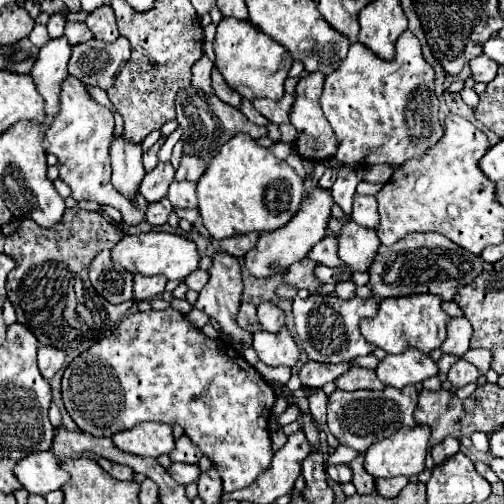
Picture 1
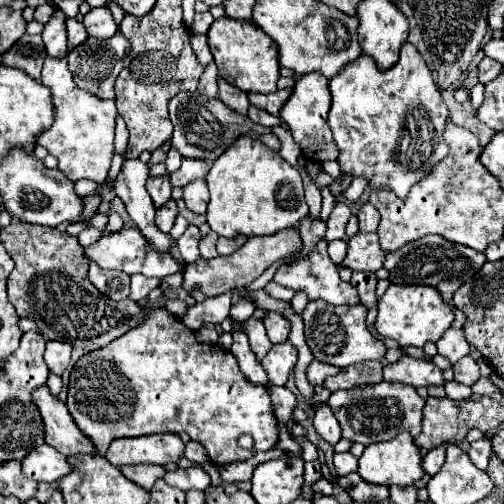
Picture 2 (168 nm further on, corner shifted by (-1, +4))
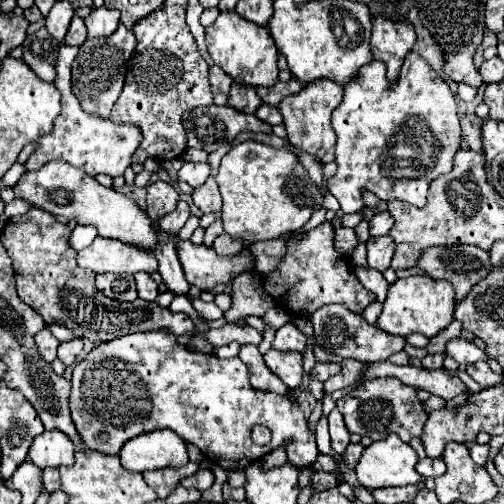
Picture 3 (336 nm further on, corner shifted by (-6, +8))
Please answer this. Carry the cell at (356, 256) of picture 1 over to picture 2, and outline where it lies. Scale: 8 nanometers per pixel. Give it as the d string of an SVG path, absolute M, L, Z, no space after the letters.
M359 232L351 240L347 240L349 250L343 260L343 266L351 270L365 270L365 272L377 272L385 262L385 252L379 248L377 234L363 234Z

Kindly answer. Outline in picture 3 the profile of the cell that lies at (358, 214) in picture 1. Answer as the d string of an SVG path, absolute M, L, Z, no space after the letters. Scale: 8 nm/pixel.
M388 210L376 212L372 216L372 220L370 220L370 236L384 236L384 234L388 234L392 224L394 224L394 220L392 220L392 214Z

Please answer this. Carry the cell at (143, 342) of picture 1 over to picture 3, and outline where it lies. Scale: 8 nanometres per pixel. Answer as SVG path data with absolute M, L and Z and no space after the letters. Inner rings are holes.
M166 330L138 332L112 342L102 342L92 348L74 368L70 412L84 446L102 454L118 454L126 440L160 428L174 430L182 440L198 446L208 460L222 466L224 470L244 470L250 462L266 456L282 442L288 442L288 460L300 468L310 466L318 454L316 436L310 432L300 406L292 404L286 396L254 390L248 380L248 368L238 356L220 360L214 354L190 350L178 344L174 334ZM256 424L266 426L272 432L270 444L258 446L252 442L250 432Z

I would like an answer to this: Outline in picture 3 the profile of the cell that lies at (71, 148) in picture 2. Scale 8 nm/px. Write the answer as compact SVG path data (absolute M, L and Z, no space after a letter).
M60 46L58 60L56 60L56 88L62 94L62 114L54 122L54 132L50 136L42 136L38 142L38 150L28 158L26 168L38 170L42 164L50 160L66 160L68 164L84 170L90 176L96 174L108 174L108 176L122 176L126 168L132 164L132 155L142 141L142 133L133 124L114 124L106 118L100 118L96 114L88 114L80 108L78 98L72 92L70 84L70 56L77 56L78 47Z

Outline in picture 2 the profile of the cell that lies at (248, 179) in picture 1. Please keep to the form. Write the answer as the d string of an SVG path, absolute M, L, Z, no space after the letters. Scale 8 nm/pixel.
M249 136L235 140L213 162L205 180L211 192L207 222L219 236L269 236L285 228L297 228L299 222L309 216L299 172L261 140Z

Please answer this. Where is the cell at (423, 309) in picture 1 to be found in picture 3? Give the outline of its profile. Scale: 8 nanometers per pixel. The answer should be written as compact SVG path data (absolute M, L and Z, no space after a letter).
M410 276L406 280L396 280L388 288L384 310L378 316L376 326L394 336L408 336L420 332L428 338L440 334L454 320L454 288L444 280L434 280L430 276Z

